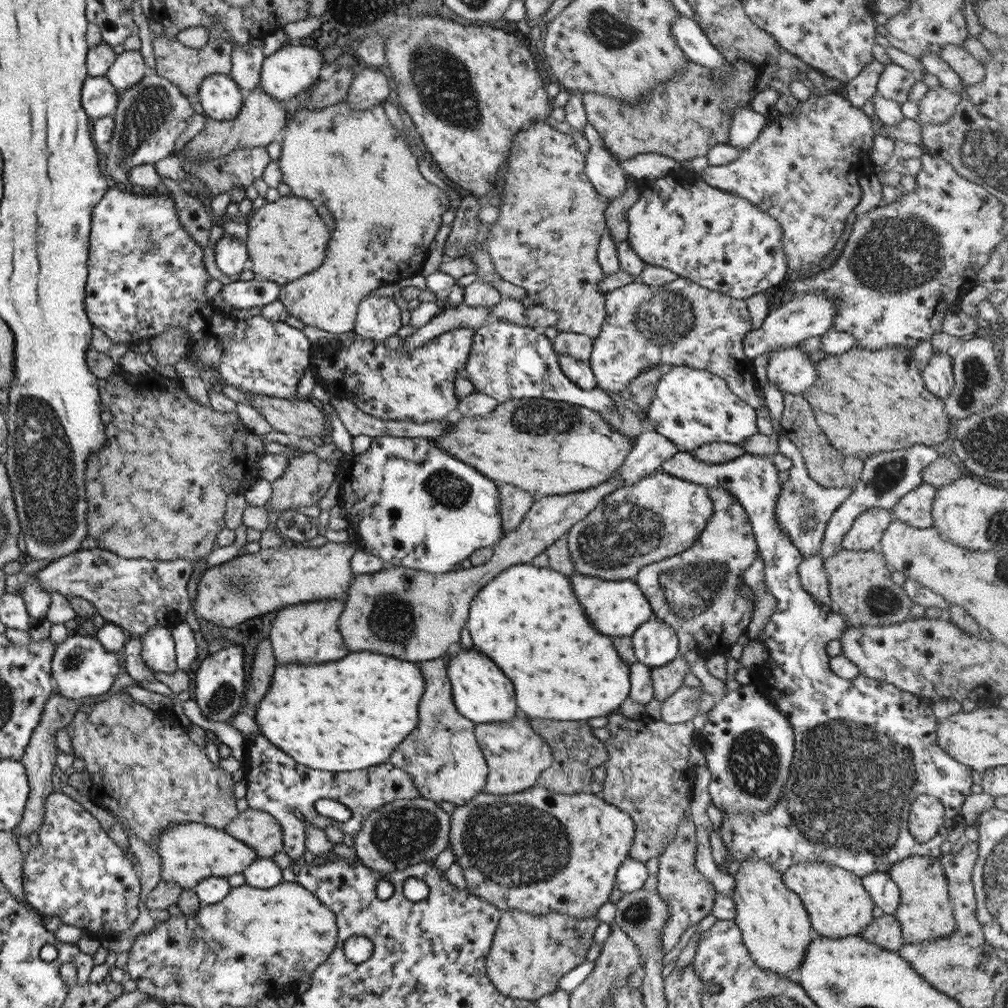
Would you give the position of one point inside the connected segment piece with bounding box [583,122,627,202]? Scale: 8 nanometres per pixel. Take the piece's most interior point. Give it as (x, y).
(602, 171)

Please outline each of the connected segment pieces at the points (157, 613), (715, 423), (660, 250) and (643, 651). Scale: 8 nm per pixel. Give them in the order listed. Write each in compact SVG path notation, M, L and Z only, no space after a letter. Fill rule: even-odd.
M95 547L91 550L77 550L67 556L53 560L46 567L35 572L33 577L50 594L58 592L61 596L79 596L90 602L105 623L117 625L130 632L132 636L147 633L151 626L161 625L168 629L184 621L185 611L189 607L187 582L193 572L193 564L185 559L160 561L155 559L126 559L108 550Z
M683 366L667 368L656 383L653 395L651 405L646 411L648 422L657 434L661 434L675 444L677 452L689 453L705 443L737 445L758 433L756 410L735 396L721 378L709 372Z
M665 175L665 178L642 179L636 184L636 191L639 196L627 210L626 241L641 262L665 268L678 277L742 302L769 286L783 282L787 268L781 250L781 228L777 220L773 220L769 214L745 198L713 188L703 180L670 175Z
M659 620L643 622L630 638L636 660L645 666L663 666L678 656L675 631Z

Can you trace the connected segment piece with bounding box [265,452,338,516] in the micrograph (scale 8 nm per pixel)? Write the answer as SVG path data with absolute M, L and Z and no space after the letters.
M313 452L296 454L287 458L287 469L279 478L270 482L271 496L265 508L274 514L287 509L294 509L298 506L313 506L317 504L321 496L329 488L331 482L338 475L338 468L319 459Z

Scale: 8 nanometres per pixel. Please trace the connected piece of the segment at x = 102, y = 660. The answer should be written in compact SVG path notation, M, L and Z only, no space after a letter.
M76 632L71 633L56 645L49 666L55 691L63 698L75 700L103 694L109 690L116 674L124 671L119 652L107 652L94 637Z

